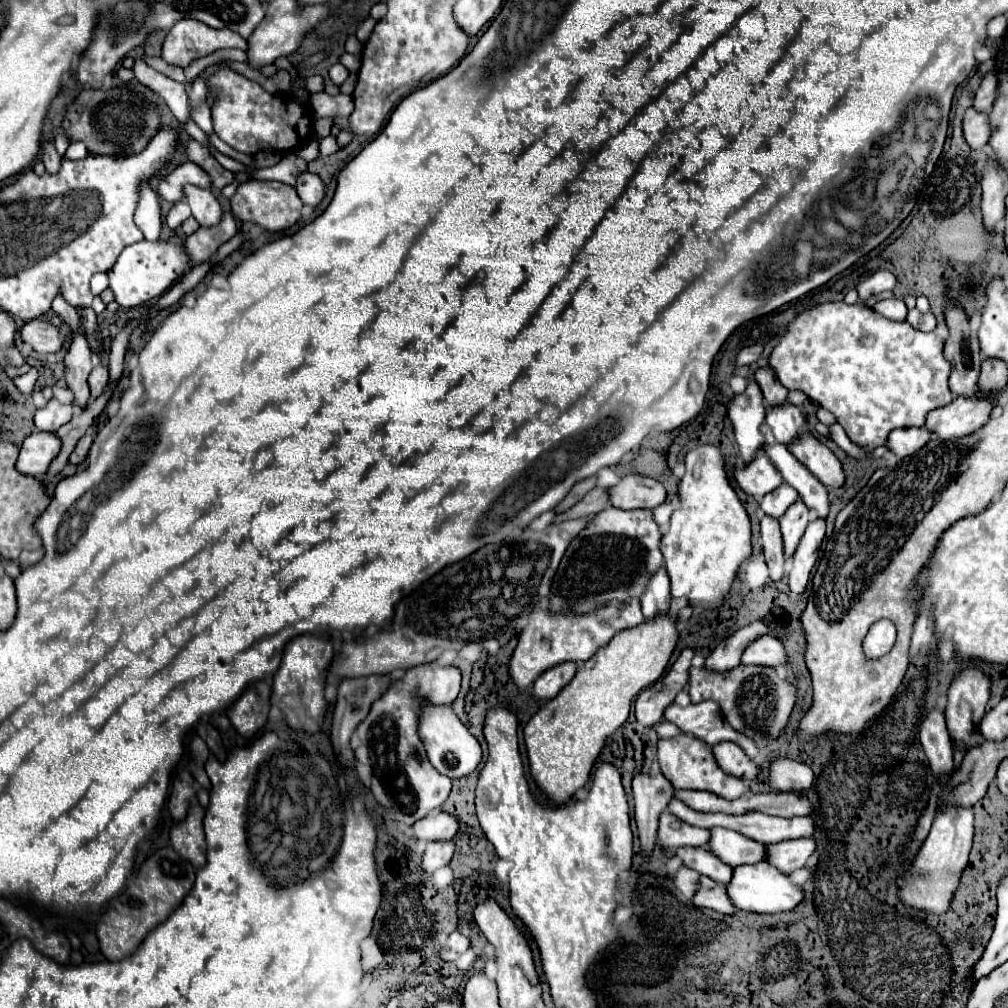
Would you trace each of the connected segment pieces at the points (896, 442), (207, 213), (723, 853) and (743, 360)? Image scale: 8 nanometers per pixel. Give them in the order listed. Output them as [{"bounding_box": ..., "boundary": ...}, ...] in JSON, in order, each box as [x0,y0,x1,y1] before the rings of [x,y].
[{"bounding_box":[886,427,928,457],"boundary":[[[908,427],[908,429],[894,429],[890,435],[888,435],[888,441],[886,441],[886,447],[898,457],[908,457],[908,455],[914,455],[922,445],[926,445],[928,441],[928,433],[926,429],[922,427]]]},{"bounding_box":[184,185,222,227],"boundary":[[[188,185],[184,193],[186,193],[186,203],[192,209],[192,217],[200,223],[200,227],[218,225],[218,221],[222,219],[222,209],[212,189],[198,189],[194,185]]]},{"bounding_box":[708,827,764,865],"boundary":[[[712,827],[710,829],[710,841],[708,841],[708,851],[714,853],[720,861],[726,865],[744,865],[744,863],[758,863],[764,861],[764,849],[762,843],[740,837],[740,833],[722,829],[722,827]]]},{"bounding_box":[736,345,762,365],"boundary":[[[750,345],[750,347],[744,347],[738,357],[736,357],[736,365],[750,365],[754,361],[758,361],[762,353],[762,345]]]}]

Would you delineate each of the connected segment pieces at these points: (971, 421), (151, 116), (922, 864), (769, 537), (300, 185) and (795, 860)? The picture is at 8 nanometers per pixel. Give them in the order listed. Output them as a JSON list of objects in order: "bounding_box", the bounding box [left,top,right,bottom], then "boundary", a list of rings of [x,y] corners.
[{"bounding_box":[924,397,990,441],"boundary":[[[956,397],[950,405],[930,411],[924,427],[942,441],[958,439],[974,433],[980,425],[984,425],[990,417],[990,411],[990,397]]]},{"bounding_box":[62,83,162,157],"boundary":[[[120,83],[108,89],[82,89],[64,113],[62,131],[68,135],[70,143],[82,141],[90,155],[128,157],[146,149],[160,129],[160,117],[162,111],[158,105],[140,97],[126,83]]]},{"bounding_box":[898,807,974,915],"boundary":[[[950,807],[934,817],[932,829],[922,843],[912,867],[898,881],[898,901],[908,909],[928,911],[934,915],[942,915],[948,911],[954,891],[958,887],[960,875],[968,863],[968,853],[972,847],[974,835],[974,813],[972,809]]]},{"bounding_box":[760,515,784,581],"boundary":[[[764,515],[760,525],[762,525],[762,543],[764,543],[766,565],[770,569],[770,579],[778,581],[784,575],[784,547],[782,547],[780,525],[778,519],[770,515]]]},{"bounding_box":[296,171,324,207],"boundary":[[[304,171],[298,181],[296,181],[296,191],[300,195],[300,199],[304,201],[304,205],[312,205],[316,207],[322,199],[324,199],[324,183],[318,175]]]},{"bounding_box":[766,839,814,873],"boundary":[[[788,839],[774,845],[766,845],[766,863],[776,867],[780,873],[792,873],[806,865],[814,853],[814,839]]]}]

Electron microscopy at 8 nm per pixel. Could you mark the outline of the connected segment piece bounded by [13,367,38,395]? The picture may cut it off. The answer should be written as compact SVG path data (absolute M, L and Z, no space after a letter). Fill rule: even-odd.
M31 368L31 370L21 375L20 377L16 377L13 380L16 387L22 392L23 394L31 395L34 391L34 387L38 378L38 372L35 368Z

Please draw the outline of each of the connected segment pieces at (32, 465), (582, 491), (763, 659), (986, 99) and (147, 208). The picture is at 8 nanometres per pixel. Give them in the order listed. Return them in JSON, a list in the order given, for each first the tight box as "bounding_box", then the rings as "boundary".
[{"bounding_box":[16,431,60,477],"boundary":[[[34,431],[30,433],[22,447],[16,461],[16,471],[32,477],[42,477],[50,465],[50,461],[60,451],[60,439],[54,433]]]},{"bounding_box":[554,477,596,515],"boundary":[[[588,477],[588,479],[584,479],[584,481],[580,481],[580,483],[576,483],[574,485],[574,489],[564,497],[564,501],[554,509],[558,515],[560,513],[564,513],[564,511],[568,511],[570,507],[574,507],[590,489],[594,489],[596,487],[596,477]]]},{"bounding_box":[742,635,786,667],"boundary":[[[762,635],[756,637],[742,653],[742,663],[744,665],[770,665],[778,667],[786,663],[786,653],[784,647],[778,639]]]},{"bounding_box":[972,75,998,115],"boundary":[[[986,75],[982,79],[982,83],[974,95],[974,105],[972,105],[978,113],[984,113],[984,115],[990,113],[994,99],[996,99],[996,85],[998,85],[998,79],[992,75]]]},{"bounding_box":[134,183,162,241],"boundary":[[[146,183],[140,187],[140,203],[138,203],[138,209],[134,215],[134,223],[144,233],[144,239],[158,241],[160,229],[162,229],[160,205],[158,205],[156,193]]]}]

